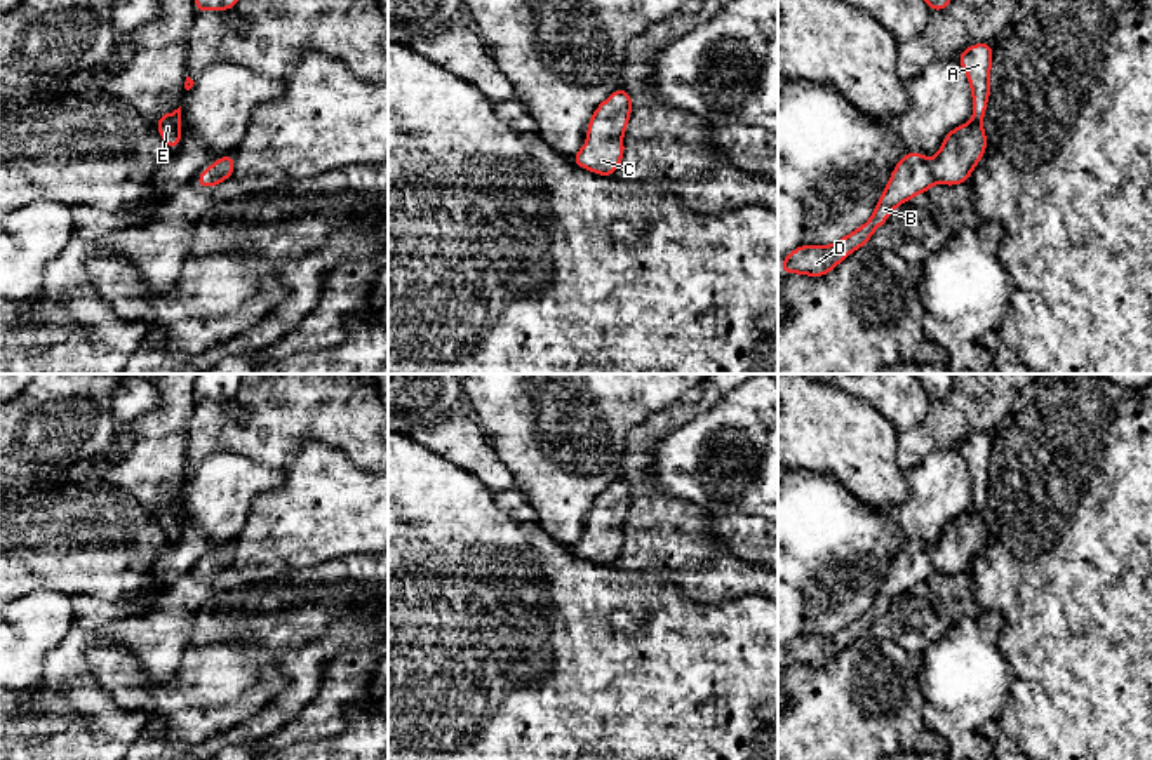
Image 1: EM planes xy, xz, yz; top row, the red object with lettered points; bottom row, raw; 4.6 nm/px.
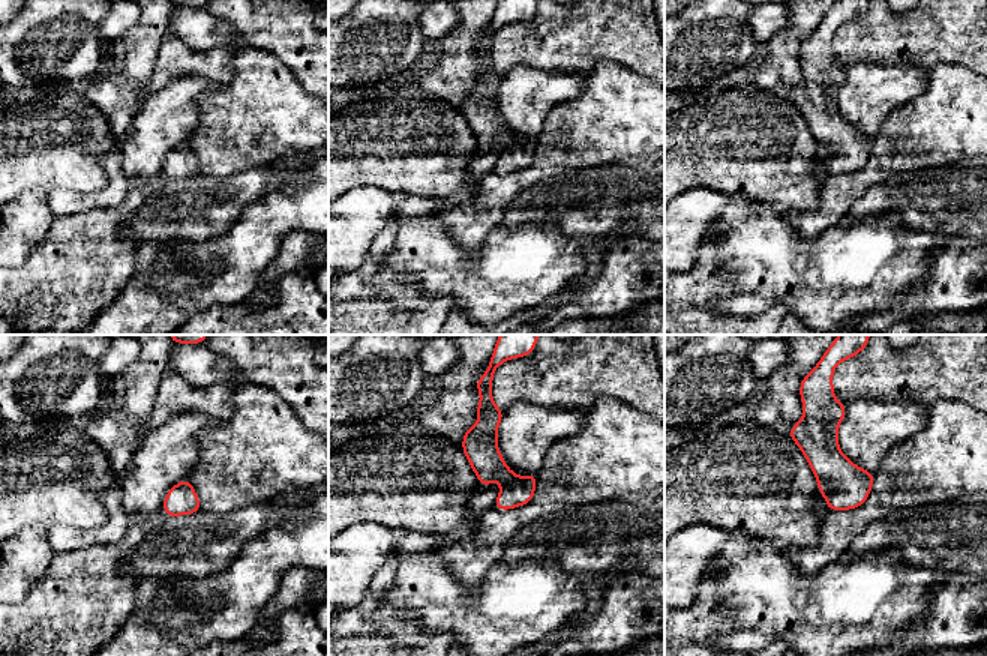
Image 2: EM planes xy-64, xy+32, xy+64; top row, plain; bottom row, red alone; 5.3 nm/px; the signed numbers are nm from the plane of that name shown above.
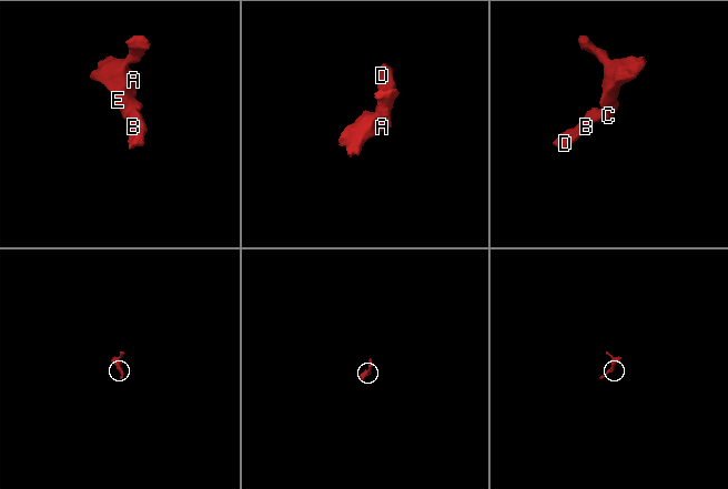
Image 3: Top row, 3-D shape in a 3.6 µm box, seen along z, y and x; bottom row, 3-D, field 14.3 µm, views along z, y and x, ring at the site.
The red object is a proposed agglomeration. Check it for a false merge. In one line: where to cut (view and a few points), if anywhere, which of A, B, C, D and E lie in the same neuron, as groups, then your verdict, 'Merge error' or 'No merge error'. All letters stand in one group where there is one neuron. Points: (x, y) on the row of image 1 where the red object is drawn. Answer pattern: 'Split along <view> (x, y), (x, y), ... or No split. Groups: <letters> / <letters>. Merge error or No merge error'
No split. Groups: A B C D E. No merge error

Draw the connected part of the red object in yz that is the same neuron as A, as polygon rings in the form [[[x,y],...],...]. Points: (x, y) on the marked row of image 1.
[[[992,42],[975,43],[957,54],[955,59],[962,64],[969,78],[973,120],[952,129],[931,162],[919,151],[903,155],[891,172],[872,217],[861,228],[851,231],[834,245],[800,245],[794,249],[781,261],[781,273],[823,277],[853,250],[867,245],[874,231],[887,221],[894,207],[908,202],[919,193],[928,193],[934,181],[947,186],[969,181],[971,170],[987,150],[987,136],[981,120],[987,113],[987,101],[990,96]]]

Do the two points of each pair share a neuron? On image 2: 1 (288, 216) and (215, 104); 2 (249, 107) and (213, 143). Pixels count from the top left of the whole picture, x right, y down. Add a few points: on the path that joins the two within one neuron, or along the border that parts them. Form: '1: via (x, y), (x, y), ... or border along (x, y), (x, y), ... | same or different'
1: border along (300, 152), (285, 150), (267, 165) | different
2: via (240, 116), (222, 134) | same

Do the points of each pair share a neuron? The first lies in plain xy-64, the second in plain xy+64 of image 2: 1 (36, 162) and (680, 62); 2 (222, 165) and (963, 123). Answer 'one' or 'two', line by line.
1: two
2: one

